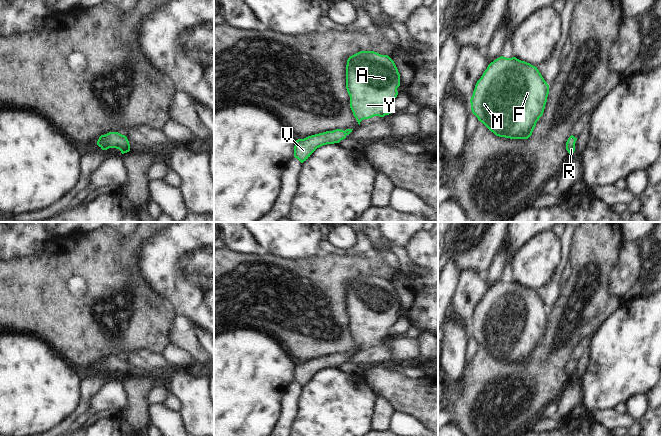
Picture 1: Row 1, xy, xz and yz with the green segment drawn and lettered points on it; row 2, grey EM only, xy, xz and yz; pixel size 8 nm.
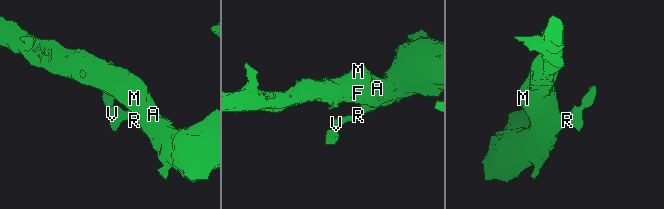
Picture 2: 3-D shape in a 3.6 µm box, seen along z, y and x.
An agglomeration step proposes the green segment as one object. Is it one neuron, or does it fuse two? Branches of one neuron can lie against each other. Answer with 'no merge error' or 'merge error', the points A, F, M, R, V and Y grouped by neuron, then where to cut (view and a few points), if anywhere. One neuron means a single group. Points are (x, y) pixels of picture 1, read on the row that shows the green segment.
no merge error | A F M R V Y | no cut

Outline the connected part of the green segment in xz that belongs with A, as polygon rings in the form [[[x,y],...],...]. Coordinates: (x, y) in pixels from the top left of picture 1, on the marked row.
[[[360,51],[348,58],[346,89],[359,125],[364,119],[391,114],[391,104],[399,86],[400,74],[388,55]]]

